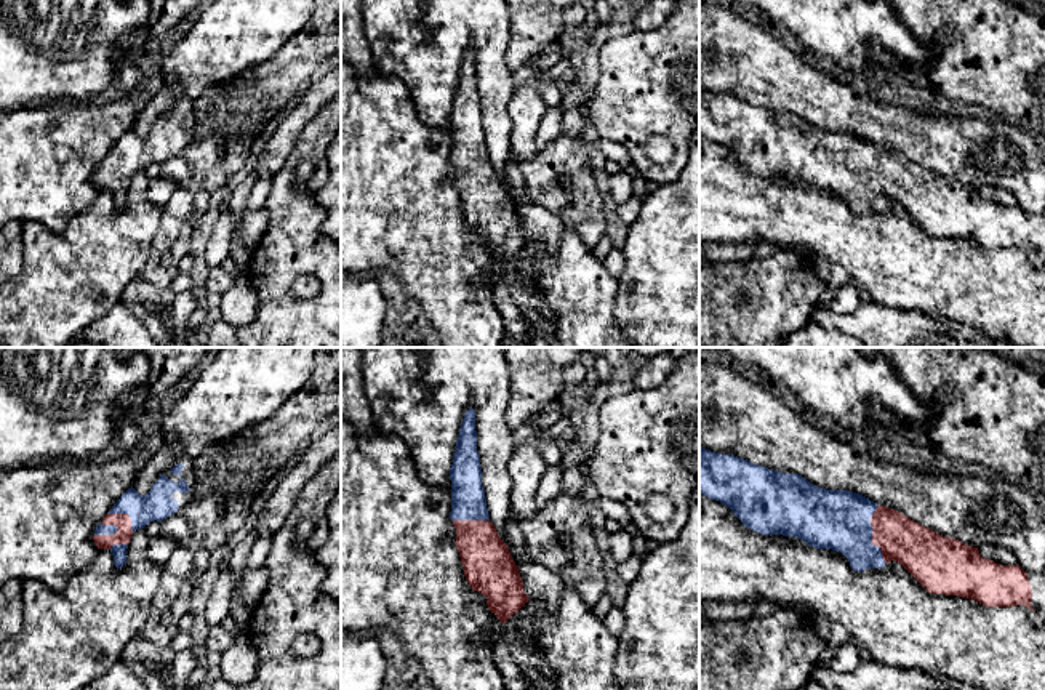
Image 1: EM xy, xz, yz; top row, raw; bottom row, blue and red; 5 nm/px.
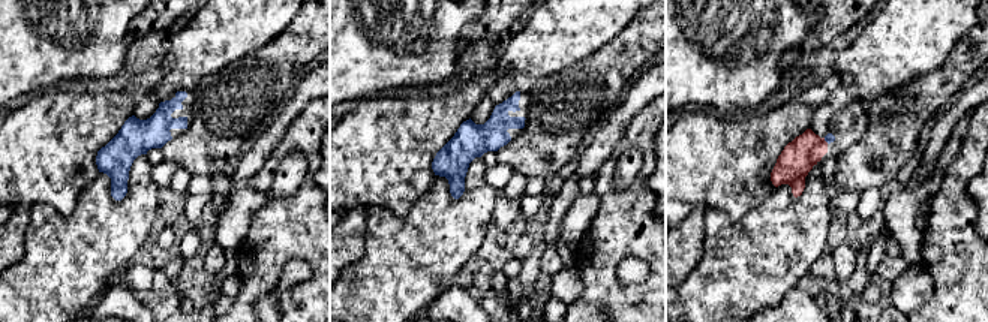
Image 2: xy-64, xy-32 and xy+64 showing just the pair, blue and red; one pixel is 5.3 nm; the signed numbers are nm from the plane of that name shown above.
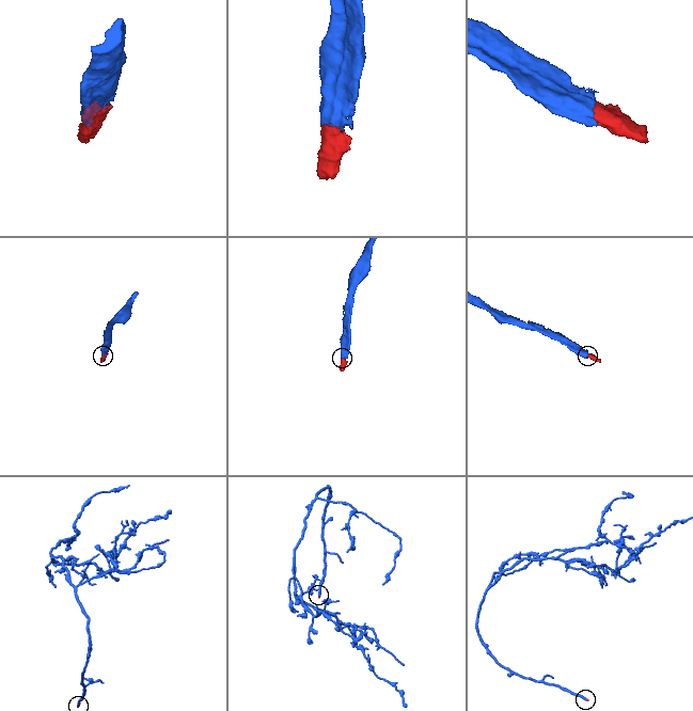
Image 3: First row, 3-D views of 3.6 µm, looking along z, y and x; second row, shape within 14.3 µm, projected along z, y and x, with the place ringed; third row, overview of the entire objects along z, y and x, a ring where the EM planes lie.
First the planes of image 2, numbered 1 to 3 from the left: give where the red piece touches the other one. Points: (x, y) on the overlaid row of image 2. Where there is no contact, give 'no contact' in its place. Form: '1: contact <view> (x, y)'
1: no contact
2: no contact
3: contact xy+64 (826, 141)

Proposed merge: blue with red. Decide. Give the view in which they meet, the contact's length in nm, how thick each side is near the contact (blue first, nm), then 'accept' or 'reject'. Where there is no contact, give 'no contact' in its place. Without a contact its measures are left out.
yz | 300 nm | 300/220 nm | accept

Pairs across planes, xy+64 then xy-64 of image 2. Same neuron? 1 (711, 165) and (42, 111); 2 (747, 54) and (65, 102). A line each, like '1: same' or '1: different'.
1: same
2: different

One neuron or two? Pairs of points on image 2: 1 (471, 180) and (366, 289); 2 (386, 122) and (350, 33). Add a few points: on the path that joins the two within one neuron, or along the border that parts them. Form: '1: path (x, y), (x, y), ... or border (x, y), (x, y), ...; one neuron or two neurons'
1: path (459, 210), (396, 273); one neuron
2: border (392, 92), (360, 101); two neurons

